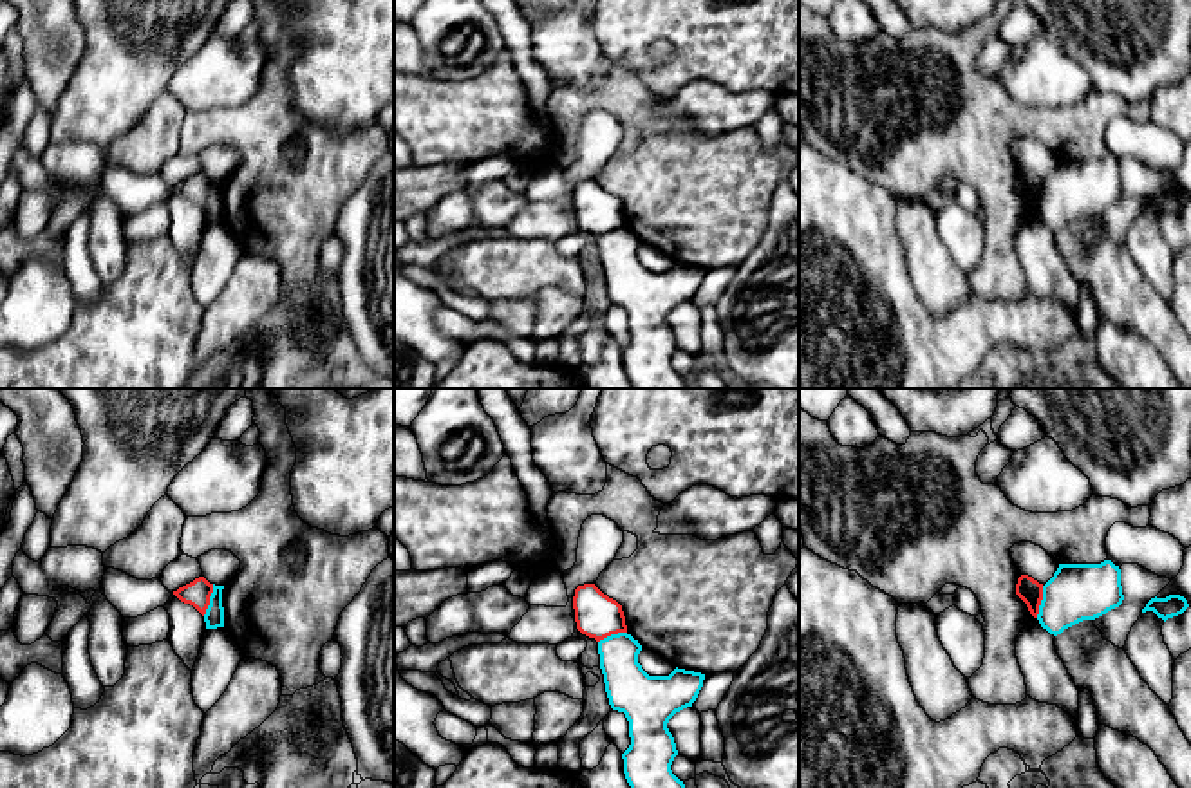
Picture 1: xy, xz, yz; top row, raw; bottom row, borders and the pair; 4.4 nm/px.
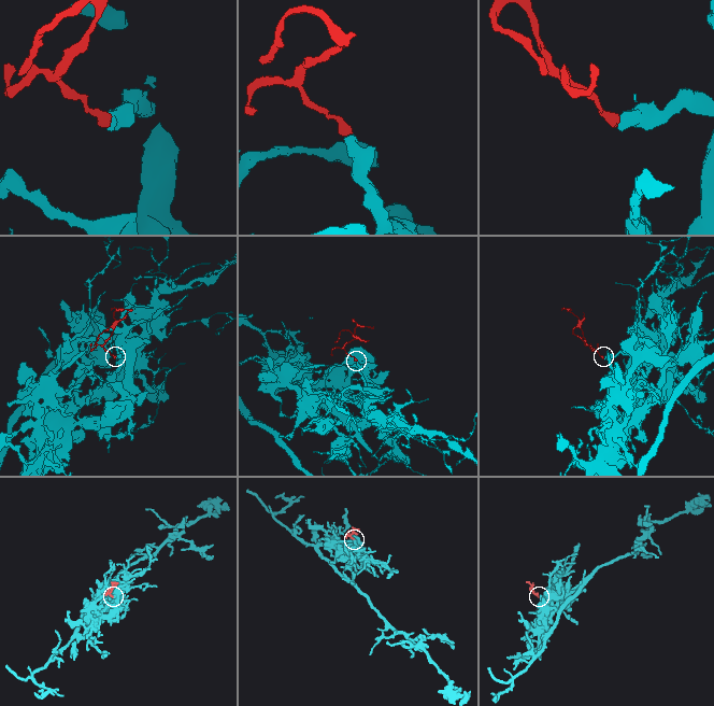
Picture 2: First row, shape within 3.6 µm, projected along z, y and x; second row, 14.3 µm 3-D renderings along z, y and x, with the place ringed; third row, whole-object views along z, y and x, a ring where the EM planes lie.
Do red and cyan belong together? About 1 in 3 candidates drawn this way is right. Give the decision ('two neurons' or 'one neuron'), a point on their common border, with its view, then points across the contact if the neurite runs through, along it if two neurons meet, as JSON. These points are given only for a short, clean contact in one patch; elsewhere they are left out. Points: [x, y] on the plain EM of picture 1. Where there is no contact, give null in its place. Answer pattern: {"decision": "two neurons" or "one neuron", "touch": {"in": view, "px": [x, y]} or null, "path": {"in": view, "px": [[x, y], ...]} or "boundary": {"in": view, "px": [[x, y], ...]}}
{"decision": "two neurons", "touch": {"in": "xy", "px": [208, 196]}, "boundary": {"in": "xy", "px": [[214, 179], [210, 199], [203, 210]]}}

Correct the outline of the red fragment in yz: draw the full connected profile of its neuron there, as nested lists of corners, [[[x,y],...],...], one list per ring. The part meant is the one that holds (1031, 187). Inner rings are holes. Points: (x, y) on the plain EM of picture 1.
[[[1021,170],[1016,179],[1016,190],[1027,199],[1030,210],[1037,213],[1043,195],[1043,179],[1028,170]]]

